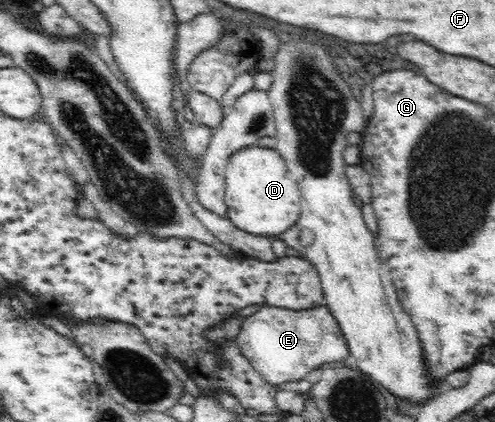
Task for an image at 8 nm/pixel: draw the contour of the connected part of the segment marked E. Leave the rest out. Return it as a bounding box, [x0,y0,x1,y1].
[237,306,349,386]

